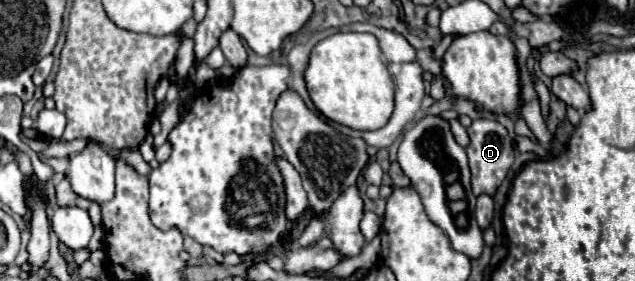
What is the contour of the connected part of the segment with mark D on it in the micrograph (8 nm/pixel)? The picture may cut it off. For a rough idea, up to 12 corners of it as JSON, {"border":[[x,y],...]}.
{"border":[[494,119],[468,129],[476,195],[494,195],[514,163],[508,131]]}

